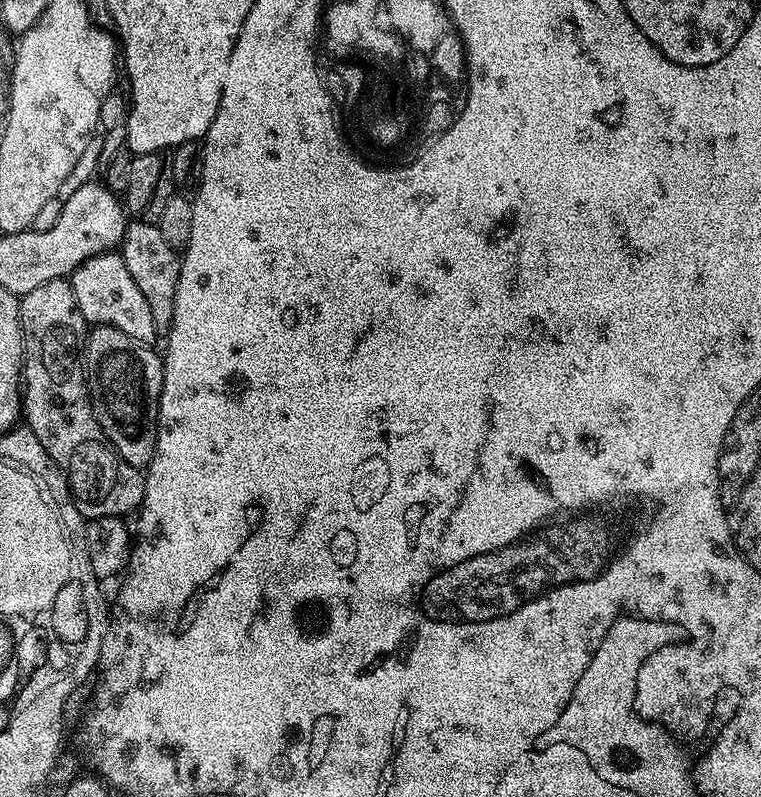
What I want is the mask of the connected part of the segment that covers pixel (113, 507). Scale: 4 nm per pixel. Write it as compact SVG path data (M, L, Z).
M71 279L51 280L50 282L42 282L42 286L38 286L34 290L30 290L30 294L20 297L20 325L22 326L22 334L24 335L24 370L22 373L22 420L27 428L32 431L34 438L38 438L38 442L42 442L46 454L50 454L50 458L54 458L54 462L68 477L68 486L72 489L72 495L75 497L76 508L88 520L94 518L102 518L103 516L119 516L127 517L127 512L135 513L140 505L144 503L144 476L141 469L130 466L123 458L117 454L110 441L104 436L104 431L100 428L98 418L92 409L92 400L88 396L88 386L84 375L84 366L82 363L81 352L86 339L86 322L82 318L82 314L78 310L78 302L74 302L74 290L72 289Z

